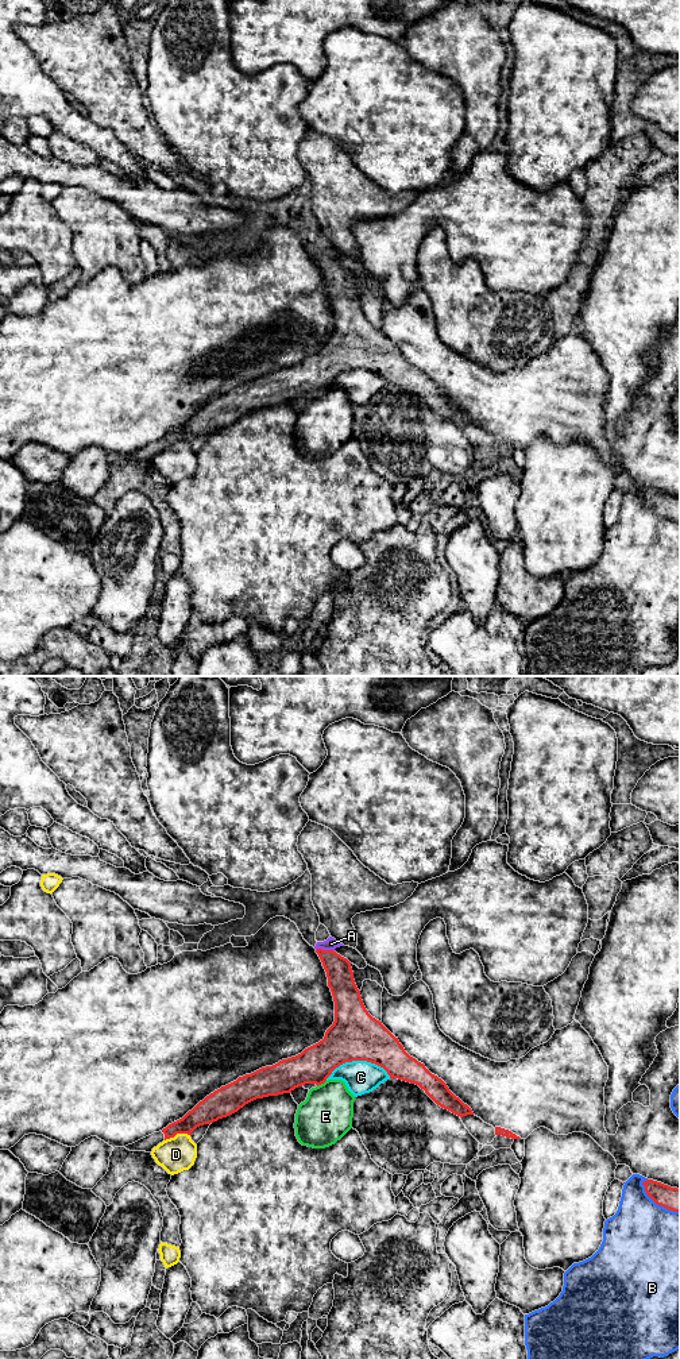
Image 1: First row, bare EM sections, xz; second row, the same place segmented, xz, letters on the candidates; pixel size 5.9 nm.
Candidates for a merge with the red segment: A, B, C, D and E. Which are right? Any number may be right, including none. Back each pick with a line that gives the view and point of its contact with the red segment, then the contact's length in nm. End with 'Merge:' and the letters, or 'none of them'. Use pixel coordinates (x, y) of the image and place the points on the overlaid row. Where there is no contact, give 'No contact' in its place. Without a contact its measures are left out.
A: Touches red at xz (325, 950). Shared border 110 nm
Merge: A

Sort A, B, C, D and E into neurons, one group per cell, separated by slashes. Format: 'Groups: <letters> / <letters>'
Groups: A / B / C / D / E

